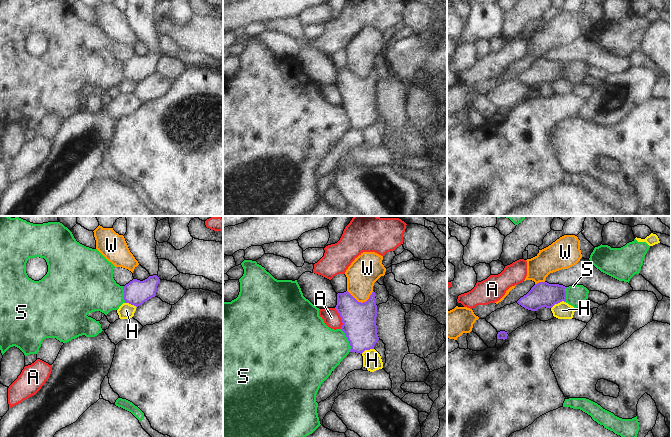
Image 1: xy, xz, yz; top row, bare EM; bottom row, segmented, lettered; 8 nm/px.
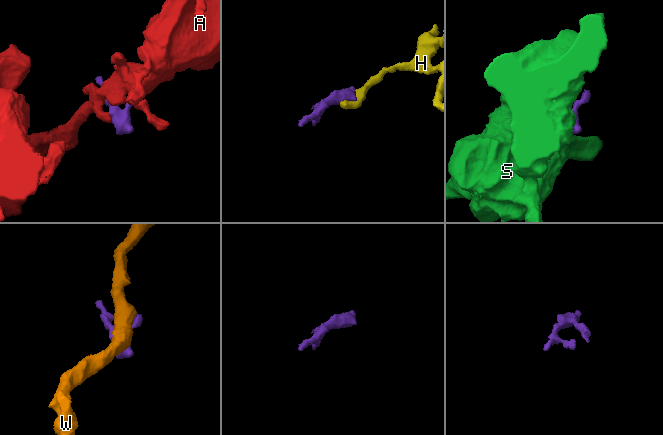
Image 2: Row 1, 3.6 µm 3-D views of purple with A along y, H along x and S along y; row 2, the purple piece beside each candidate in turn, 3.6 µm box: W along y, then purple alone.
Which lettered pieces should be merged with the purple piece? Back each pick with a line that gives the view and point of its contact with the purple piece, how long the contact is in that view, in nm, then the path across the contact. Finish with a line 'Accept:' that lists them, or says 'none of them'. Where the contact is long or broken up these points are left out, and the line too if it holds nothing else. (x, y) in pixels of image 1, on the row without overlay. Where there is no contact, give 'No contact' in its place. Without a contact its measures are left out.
Accept: none of them

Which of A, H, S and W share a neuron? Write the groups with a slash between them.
A / H / S / W

